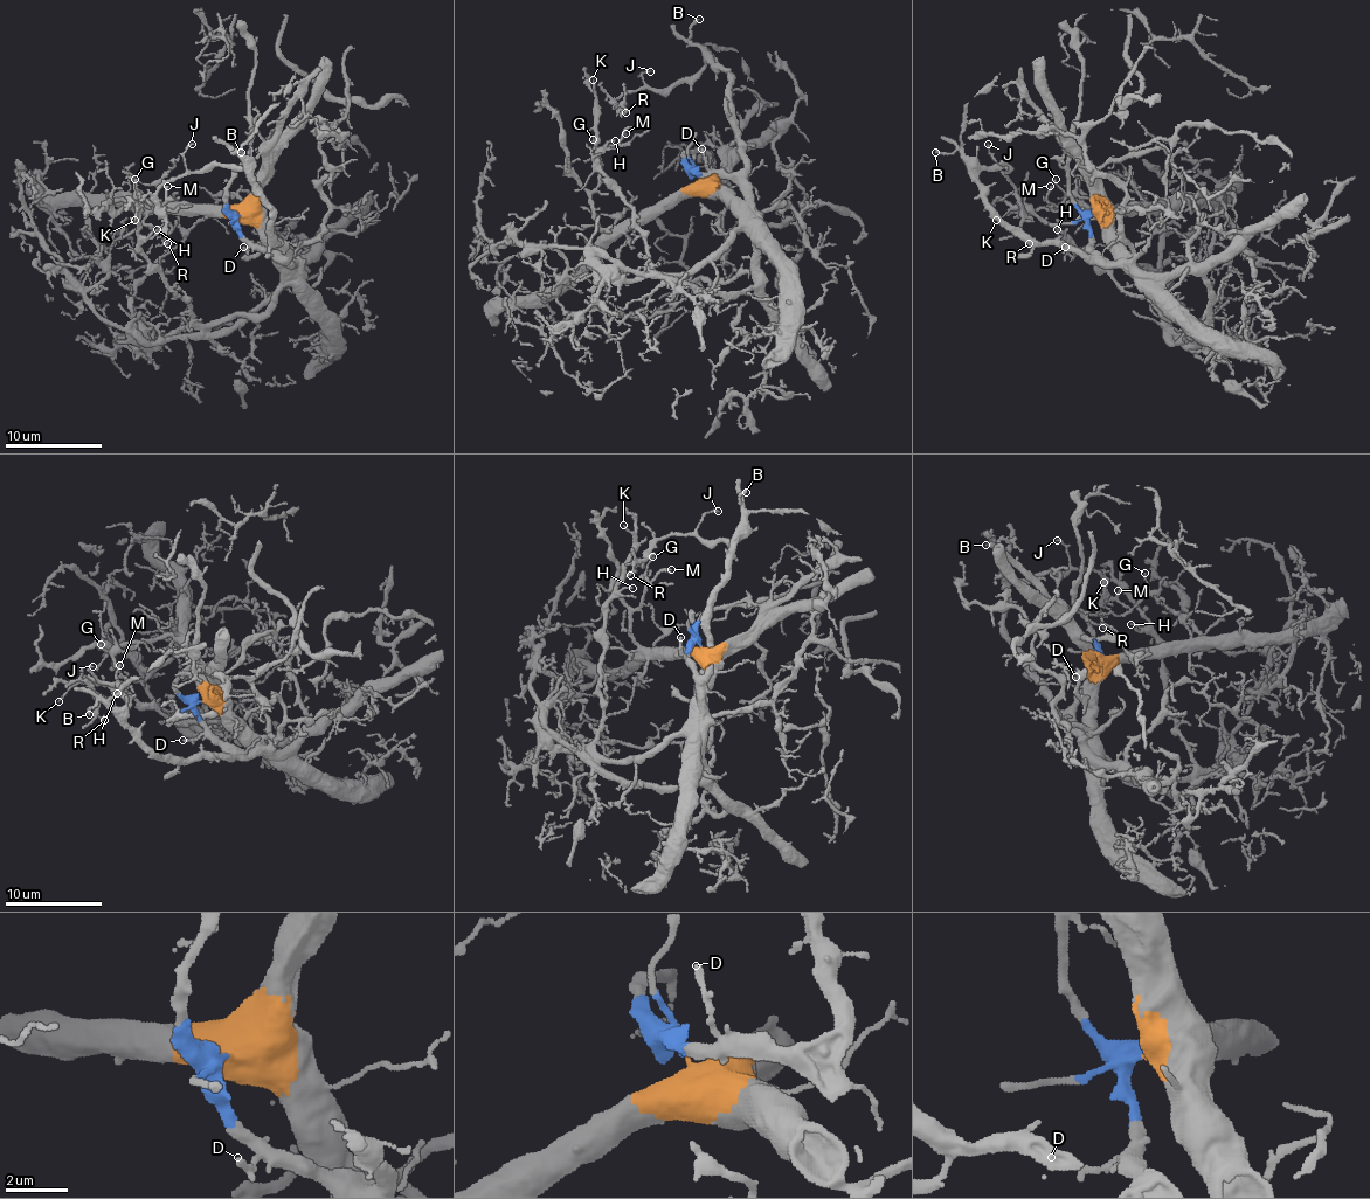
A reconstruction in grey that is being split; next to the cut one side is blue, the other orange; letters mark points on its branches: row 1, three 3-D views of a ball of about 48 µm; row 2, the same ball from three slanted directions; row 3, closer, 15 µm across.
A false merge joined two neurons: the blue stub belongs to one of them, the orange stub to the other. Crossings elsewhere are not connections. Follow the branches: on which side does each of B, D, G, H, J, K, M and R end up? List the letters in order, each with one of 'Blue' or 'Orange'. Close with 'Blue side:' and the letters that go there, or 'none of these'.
B: Blue
D: Blue
G: Orange
H: Orange
J: Blue
K: Orange
M: Orange
R: Blue
Blue side: B, D, J, R

